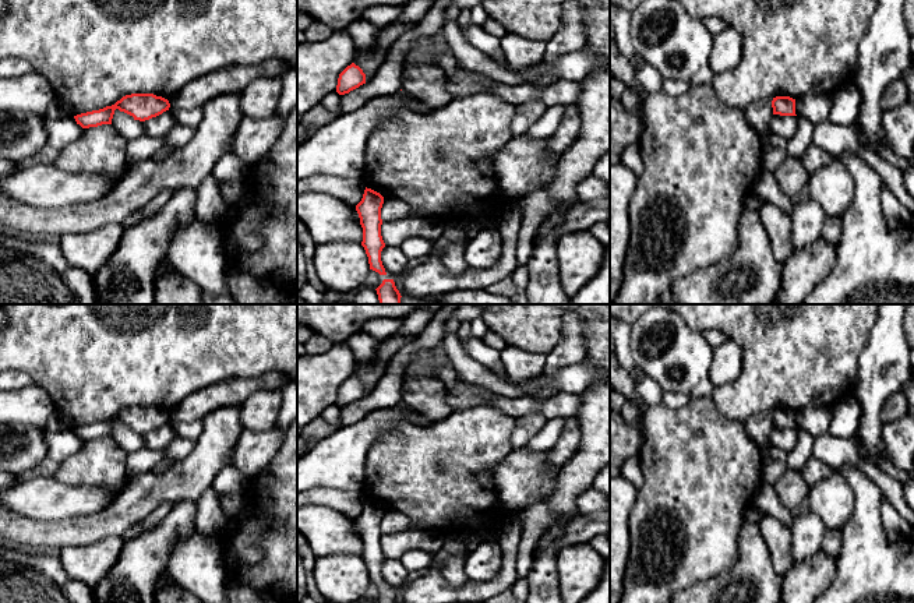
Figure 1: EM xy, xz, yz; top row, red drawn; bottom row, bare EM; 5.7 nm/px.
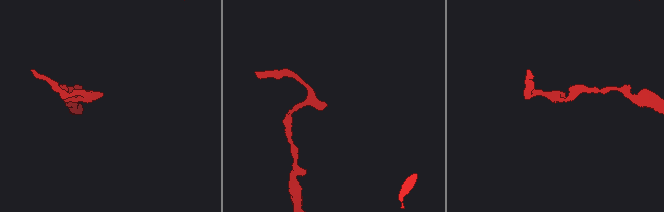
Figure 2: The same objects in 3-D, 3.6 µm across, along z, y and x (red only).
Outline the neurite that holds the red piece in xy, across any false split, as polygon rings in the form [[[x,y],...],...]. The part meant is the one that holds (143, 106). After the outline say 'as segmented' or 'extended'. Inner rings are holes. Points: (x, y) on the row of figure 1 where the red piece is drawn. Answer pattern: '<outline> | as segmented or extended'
[[[131,94],[123,96],[112,106],[92,110],[74,116],[77,124],[82,128],[112,124],[114,110],[119,109],[134,117],[134,120],[145,121],[169,110],[170,103],[162,96],[153,94]]] | as segmented

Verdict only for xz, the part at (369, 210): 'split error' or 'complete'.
complete

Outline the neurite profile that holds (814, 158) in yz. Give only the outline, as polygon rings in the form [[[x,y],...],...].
[[[811,145],[801,156],[801,162],[808,173],[819,170],[821,168],[830,163],[830,156],[823,152],[819,147]]]

